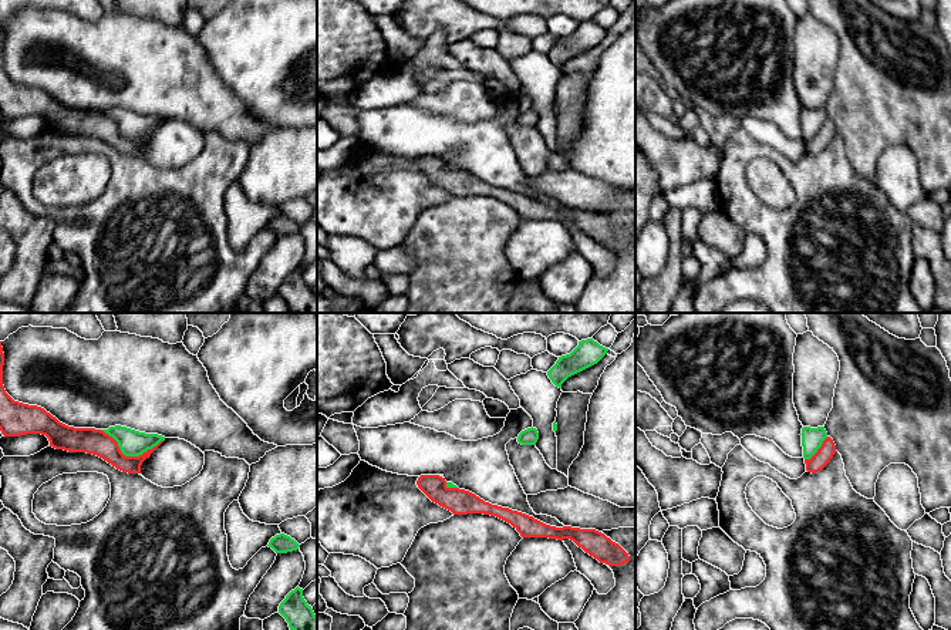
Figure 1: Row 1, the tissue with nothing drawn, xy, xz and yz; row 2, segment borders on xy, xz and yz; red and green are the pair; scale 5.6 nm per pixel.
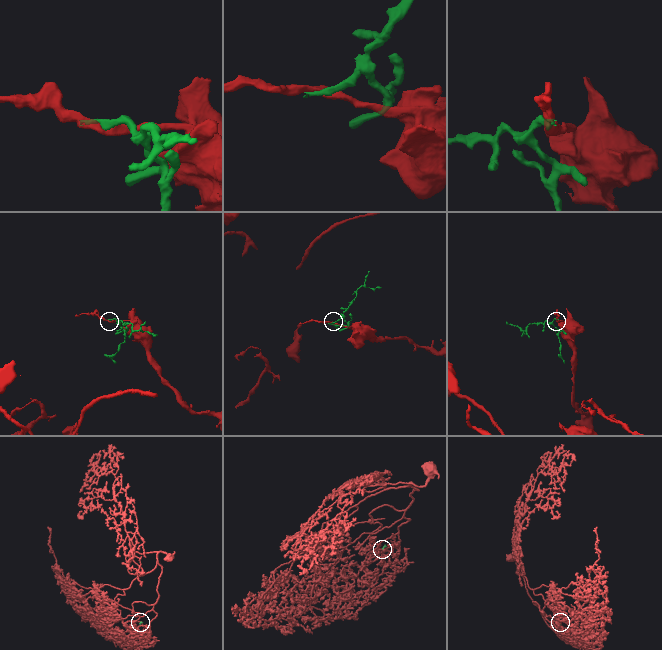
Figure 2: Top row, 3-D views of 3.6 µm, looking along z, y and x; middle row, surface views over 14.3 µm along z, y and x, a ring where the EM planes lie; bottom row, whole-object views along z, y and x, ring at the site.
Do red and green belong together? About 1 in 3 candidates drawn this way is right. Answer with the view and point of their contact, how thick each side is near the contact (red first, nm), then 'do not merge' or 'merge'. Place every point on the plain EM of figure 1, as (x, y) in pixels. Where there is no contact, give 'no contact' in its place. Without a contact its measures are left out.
meets red in xy at (130, 138); 140 nm thick on the red side, 150 nm on the other; do not merge

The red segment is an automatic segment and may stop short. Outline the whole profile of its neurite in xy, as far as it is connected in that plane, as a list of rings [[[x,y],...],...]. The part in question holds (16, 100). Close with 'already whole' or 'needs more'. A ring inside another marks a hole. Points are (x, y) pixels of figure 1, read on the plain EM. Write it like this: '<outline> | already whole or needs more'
[[[0,23],[0,112],[4,118],[41,115],[55,131],[92,135],[128,155],[141,155],[142,144],[163,124],[139,138],[125,138],[118,124],[104,112],[68,108],[41,88],[14,82],[3,67],[3,47],[4,34]]] | already whole

